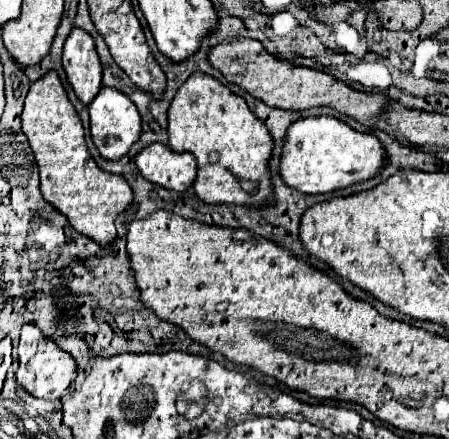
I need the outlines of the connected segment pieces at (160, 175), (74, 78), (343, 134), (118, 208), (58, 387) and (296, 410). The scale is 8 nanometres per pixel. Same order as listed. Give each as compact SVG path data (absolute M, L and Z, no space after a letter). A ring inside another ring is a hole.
M150 144L136 156L140 174L152 184L172 190L186 192L194 184L196 158L188 152L174 152L164 144Z
M78 28L72 30L64 44L62 64L76 96L82 104L88 106L102 86L102 64L96 54L94 40L88 32Z
M318 116L298 120L296 124L290 126L284 156L280 162L280 172L284 182L298 192L306 188L304 184L308 184L310 176L316 176L318 194L328 194L378 176L378 172L386 166L386 162L388 154L374 134L356 132L346 122L332 116Z
M54 70L32 84L22 112L22 132L40 168L42 196L68 218L76 232L88 236L102 248L110 248L116 240L114 220L132 204L134 194L122 176L102 172L90 158L82 122Z
M32 324L22 328L20 344L18 344L18 360L20 360L20 368L16 372L18 384L22 384L24 390L28 394L32 394L34 398L58 400L58 398L72 392L72 382L76 378L76 362L74 362L74 358L68 352L64 352L62 348L58 348L54 340L46 338Z
M280 394L278 396L278 406L276 406L276 416L298 416L302 412L302 402L296 400L290 394Z

